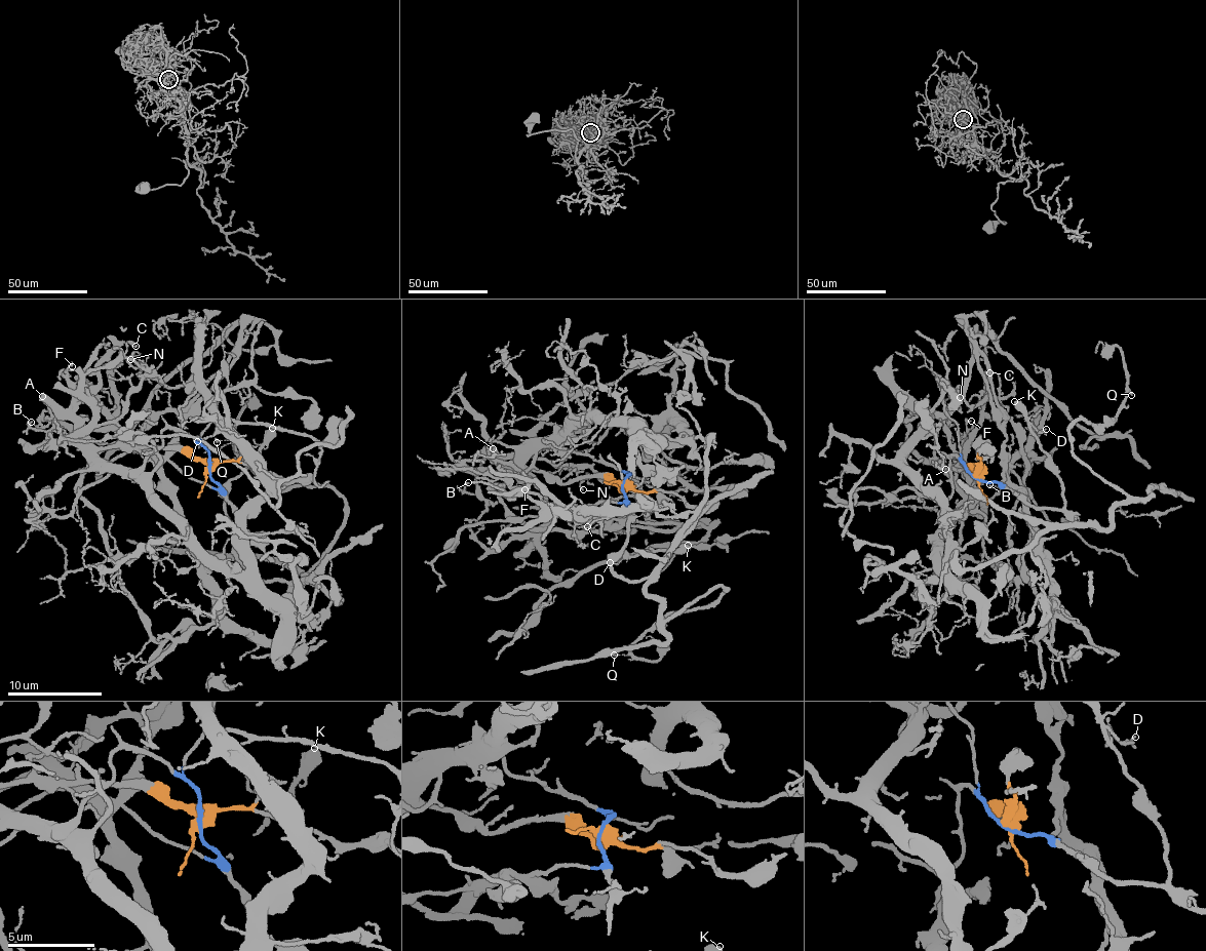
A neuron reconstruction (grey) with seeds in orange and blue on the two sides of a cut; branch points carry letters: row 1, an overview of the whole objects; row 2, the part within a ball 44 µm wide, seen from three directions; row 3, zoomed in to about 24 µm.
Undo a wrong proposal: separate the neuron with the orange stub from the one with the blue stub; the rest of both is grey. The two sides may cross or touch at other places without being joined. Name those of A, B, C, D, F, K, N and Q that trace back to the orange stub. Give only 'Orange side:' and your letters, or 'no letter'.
Orange side: A, B, C, F, N

